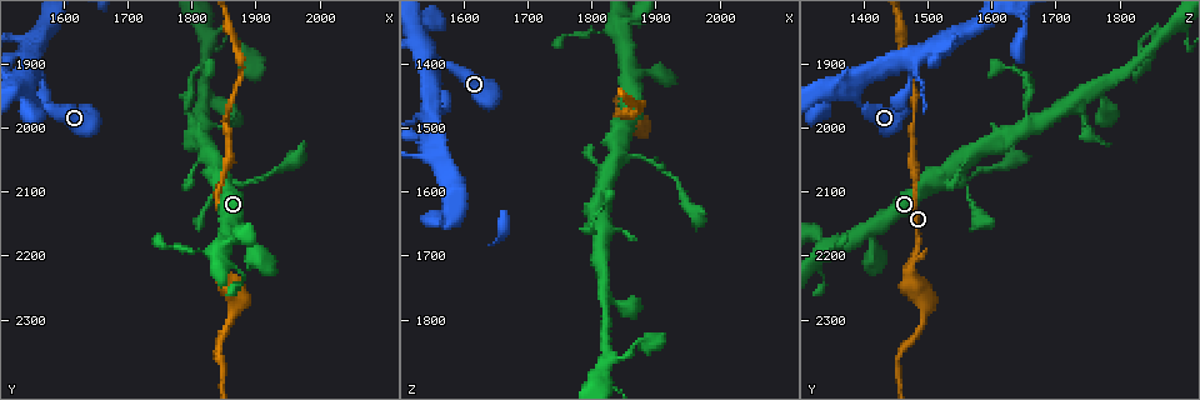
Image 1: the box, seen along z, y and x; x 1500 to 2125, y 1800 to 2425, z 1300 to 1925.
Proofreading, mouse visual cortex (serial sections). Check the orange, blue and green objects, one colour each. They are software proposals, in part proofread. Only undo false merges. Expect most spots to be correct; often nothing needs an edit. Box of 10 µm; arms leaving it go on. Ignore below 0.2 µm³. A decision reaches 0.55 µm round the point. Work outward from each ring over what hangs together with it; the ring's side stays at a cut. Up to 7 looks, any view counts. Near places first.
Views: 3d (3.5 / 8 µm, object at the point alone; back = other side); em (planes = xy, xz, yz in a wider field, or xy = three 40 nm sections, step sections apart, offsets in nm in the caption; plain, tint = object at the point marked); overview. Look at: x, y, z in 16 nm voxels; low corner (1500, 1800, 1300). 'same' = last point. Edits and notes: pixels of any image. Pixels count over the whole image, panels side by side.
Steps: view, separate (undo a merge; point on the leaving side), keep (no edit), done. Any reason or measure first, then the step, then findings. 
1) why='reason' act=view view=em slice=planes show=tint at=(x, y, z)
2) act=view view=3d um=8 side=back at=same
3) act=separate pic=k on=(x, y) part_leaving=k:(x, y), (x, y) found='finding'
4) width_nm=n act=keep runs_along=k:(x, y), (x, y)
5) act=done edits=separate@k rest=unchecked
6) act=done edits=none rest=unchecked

why='four-way junction' act=view view=3d um=3.5 side=back at=(1545, 1935, 1385)

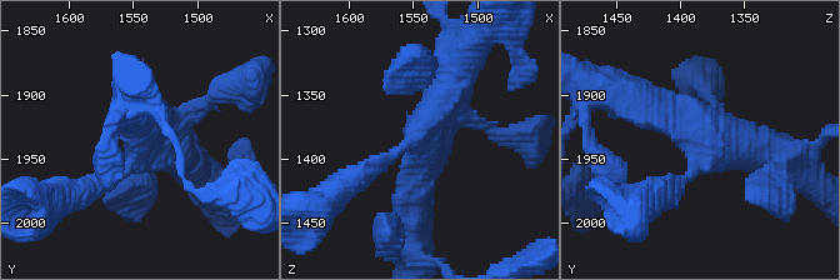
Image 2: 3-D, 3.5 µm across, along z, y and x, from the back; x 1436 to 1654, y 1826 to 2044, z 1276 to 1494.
arms=4 arm_widths_nm=150,200,400,500 act=view view=em slice=xy step=1 show=plain at=(1542, 1934, 1382)

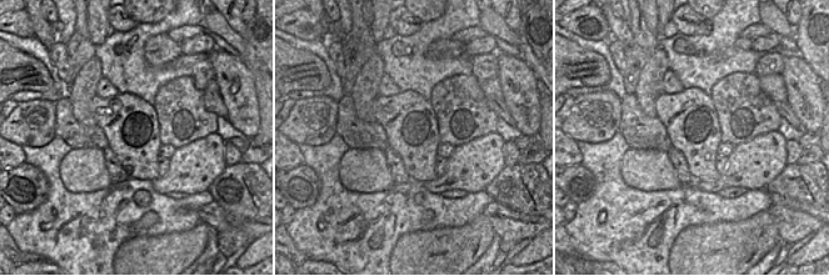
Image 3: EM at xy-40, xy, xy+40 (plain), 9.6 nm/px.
act=view view=em slice=xy step=1 show=tint at=same

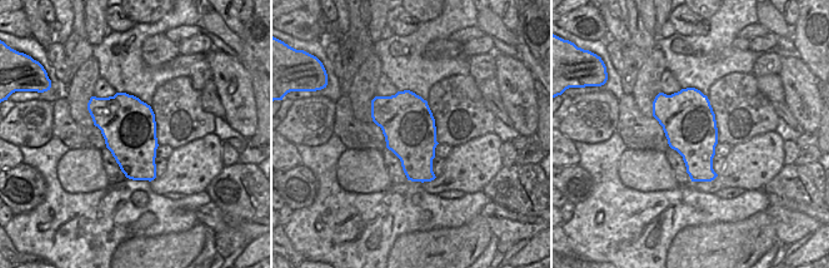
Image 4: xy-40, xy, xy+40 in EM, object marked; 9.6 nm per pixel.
act=keep runs_along=2:(88, 191), (134, 160), (134, 99) found='continuous, no second cell'

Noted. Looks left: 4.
why='calibre changes' act=view view=3d um=8 at=(1555, 1880, 1510)

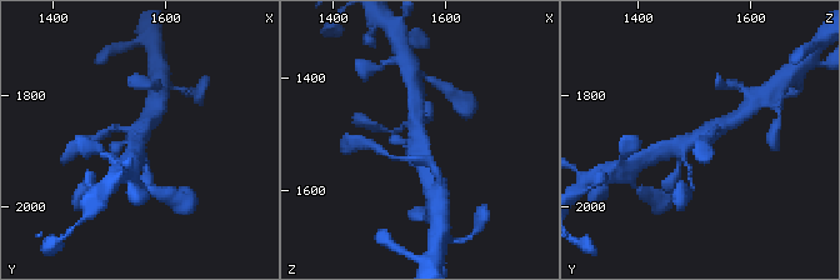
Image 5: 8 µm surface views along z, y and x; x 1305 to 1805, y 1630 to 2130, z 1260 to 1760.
act=view view=em slice=xy step=5 show=tint at=same

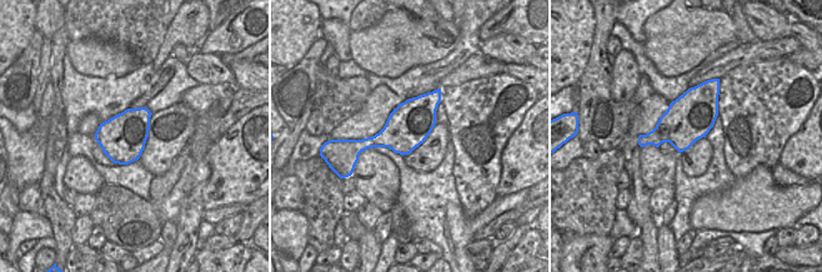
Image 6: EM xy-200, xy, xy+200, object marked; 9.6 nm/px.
act=keep runs_along=5:(668, 151), (709, 136), (730, 123) found='all the same cell'

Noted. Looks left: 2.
act=done edits=none rest=unchecked

